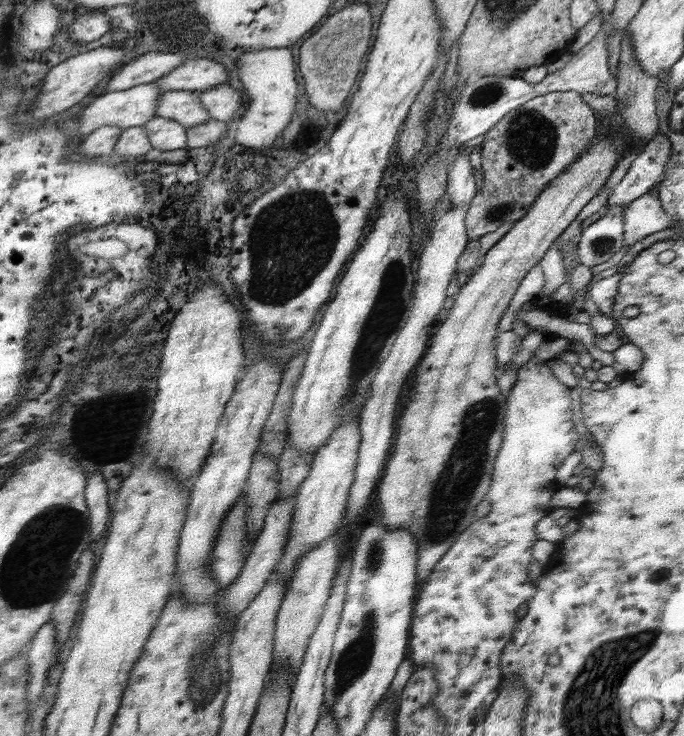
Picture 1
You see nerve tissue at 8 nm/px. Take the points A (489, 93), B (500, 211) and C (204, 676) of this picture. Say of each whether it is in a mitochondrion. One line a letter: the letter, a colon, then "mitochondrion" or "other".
A: mitochondrion
B: mitochondrion
C: mitochondrion

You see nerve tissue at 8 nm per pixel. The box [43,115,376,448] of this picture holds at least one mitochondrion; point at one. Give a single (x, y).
(281, 280)

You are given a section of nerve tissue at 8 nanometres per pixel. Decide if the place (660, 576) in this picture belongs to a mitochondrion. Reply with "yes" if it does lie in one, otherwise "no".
no

